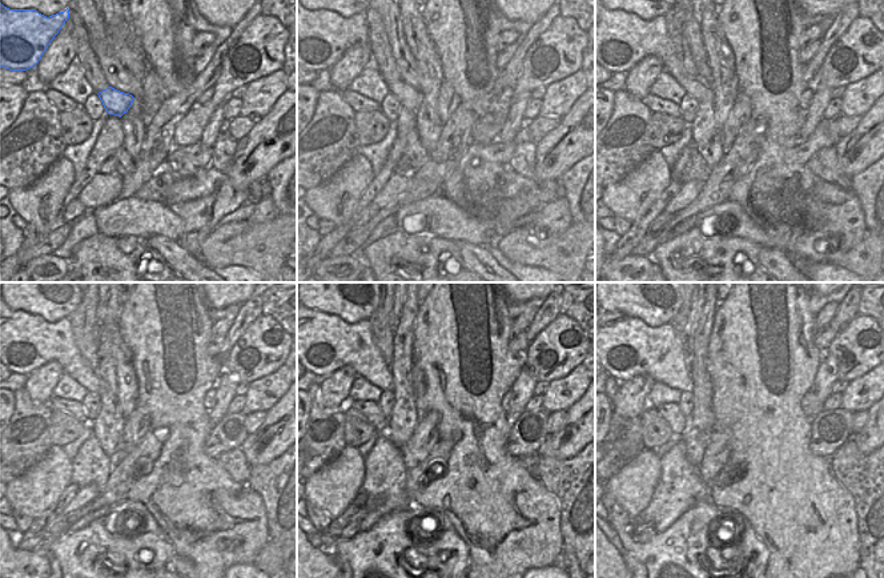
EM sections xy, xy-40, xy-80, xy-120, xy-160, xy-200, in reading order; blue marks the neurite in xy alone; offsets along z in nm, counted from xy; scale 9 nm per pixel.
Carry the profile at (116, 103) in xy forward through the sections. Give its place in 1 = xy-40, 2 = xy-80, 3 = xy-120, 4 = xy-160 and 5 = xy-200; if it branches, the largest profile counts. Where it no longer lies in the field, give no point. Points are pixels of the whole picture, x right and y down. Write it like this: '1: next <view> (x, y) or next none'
1: next xy-40 (409, 97)
2: next xy-80 (622, 39)
3: next xy-120 (25, 342)
4: next xy-160 (324, 342)
5: next xy-200 (626, 346)

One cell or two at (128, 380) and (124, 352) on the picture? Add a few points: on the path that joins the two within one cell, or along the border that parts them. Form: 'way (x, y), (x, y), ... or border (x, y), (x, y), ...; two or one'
way (125, 373), (124, 358); one

